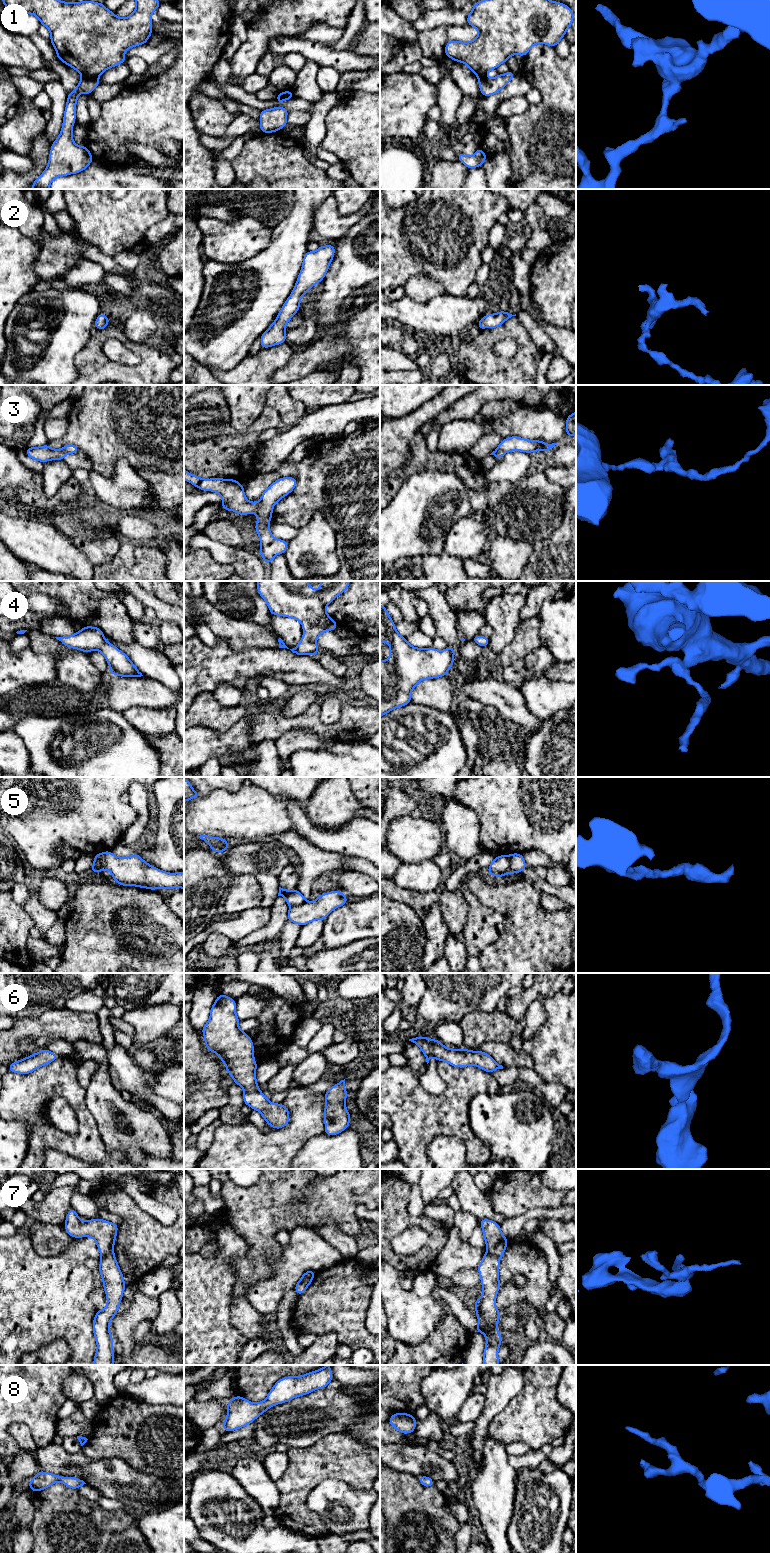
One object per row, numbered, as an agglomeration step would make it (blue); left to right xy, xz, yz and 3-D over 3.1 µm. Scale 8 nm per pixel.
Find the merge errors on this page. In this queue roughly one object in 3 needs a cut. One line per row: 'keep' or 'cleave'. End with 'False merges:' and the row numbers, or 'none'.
1: cleave
2: keep
3: cleave
4: keep
5: cleave
6: keep
7: cleave
8: keep
False merges: 1, 3, 5, 7

